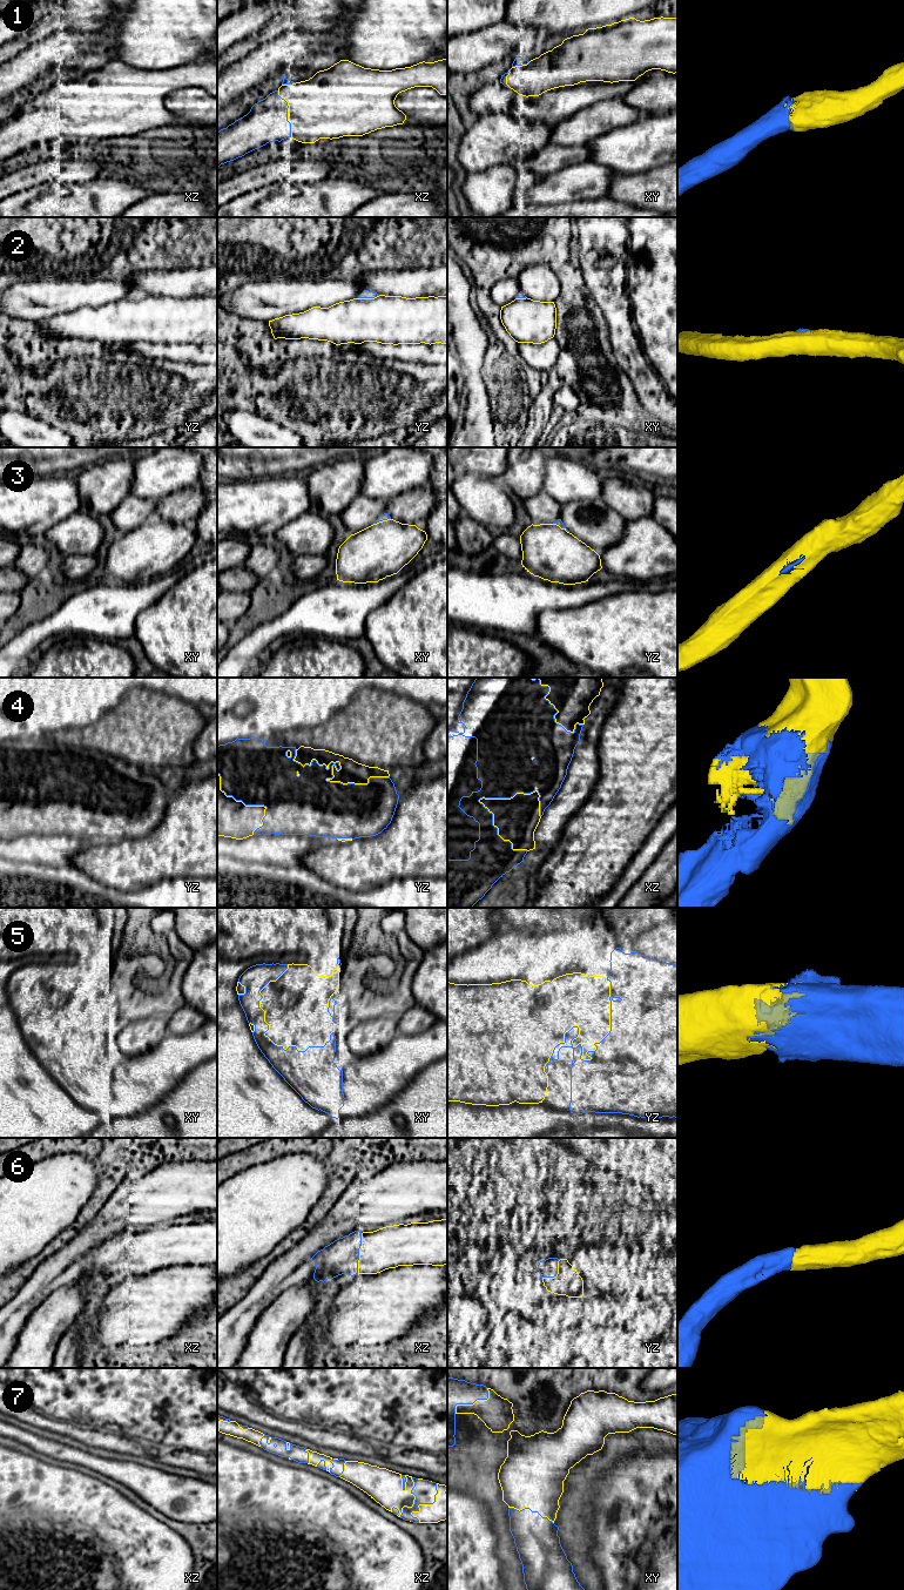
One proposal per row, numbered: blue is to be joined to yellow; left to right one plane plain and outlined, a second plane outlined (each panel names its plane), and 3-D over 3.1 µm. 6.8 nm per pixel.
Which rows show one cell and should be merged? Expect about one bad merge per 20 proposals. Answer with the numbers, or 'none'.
1, 2, 3, 4, 5, 6, 7

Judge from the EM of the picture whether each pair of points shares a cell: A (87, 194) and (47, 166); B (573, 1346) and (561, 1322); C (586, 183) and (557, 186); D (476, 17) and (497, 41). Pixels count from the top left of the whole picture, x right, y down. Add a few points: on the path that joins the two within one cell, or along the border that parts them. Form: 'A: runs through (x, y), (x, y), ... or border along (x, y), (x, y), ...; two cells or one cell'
A: border along (48, 181), (22, 190); two cells
B: border along (584, 1319), (572, 1328), (545, 1336); two cells
C: runs through (579, 183), (564, 186); one cell
D: border along (504, 19), (459, 35); two cells

